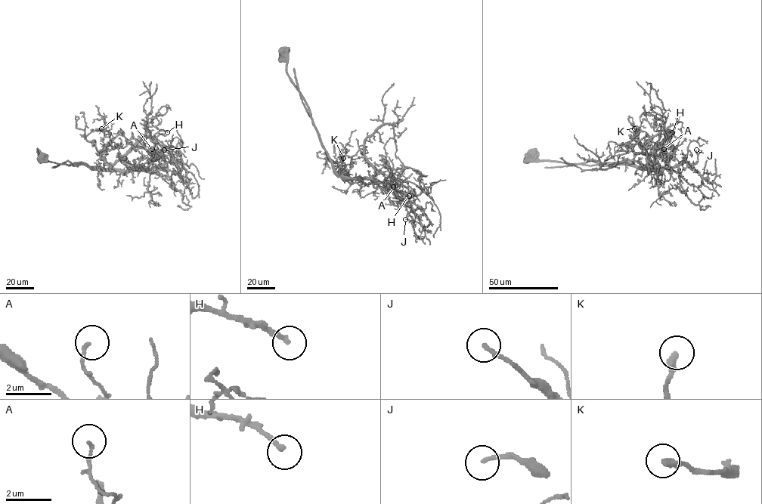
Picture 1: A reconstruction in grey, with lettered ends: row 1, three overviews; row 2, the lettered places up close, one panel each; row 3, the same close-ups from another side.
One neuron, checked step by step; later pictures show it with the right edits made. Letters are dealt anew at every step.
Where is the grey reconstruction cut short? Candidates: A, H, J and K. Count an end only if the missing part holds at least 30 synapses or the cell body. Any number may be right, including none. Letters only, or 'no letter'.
no letter

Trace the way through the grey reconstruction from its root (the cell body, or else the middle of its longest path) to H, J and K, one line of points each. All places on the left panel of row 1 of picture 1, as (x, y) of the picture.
H: (42, 159), (40, 159), (67, 165), (109, 168), (146, 137), (152, 137), (160, 130), (167, 132)
J: (42, 159), (40, 159), (67, 165), (85, 164), (95, 169), (144, 170), (166, 162), (173, 164), (164, 149)
K: (42, 159), (40, 159), (67, 165), (102, 168), (104, 159), (86, 139), (91, 132), (101, 128)

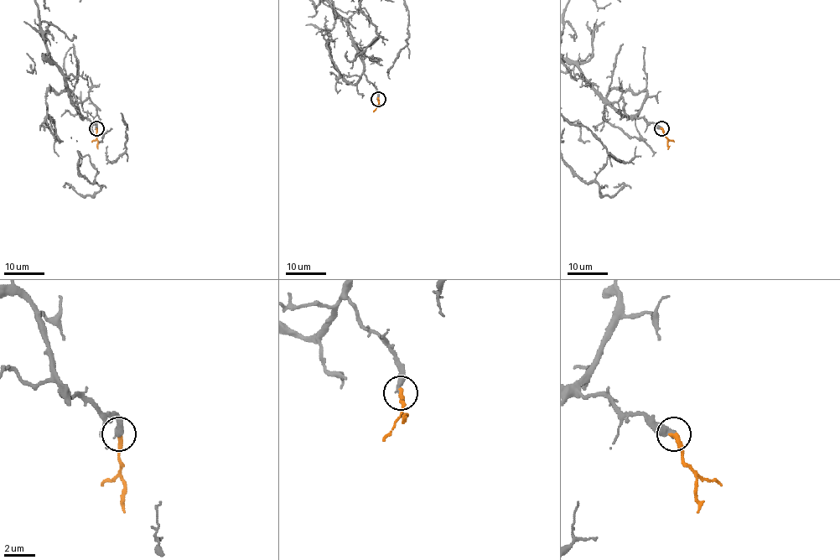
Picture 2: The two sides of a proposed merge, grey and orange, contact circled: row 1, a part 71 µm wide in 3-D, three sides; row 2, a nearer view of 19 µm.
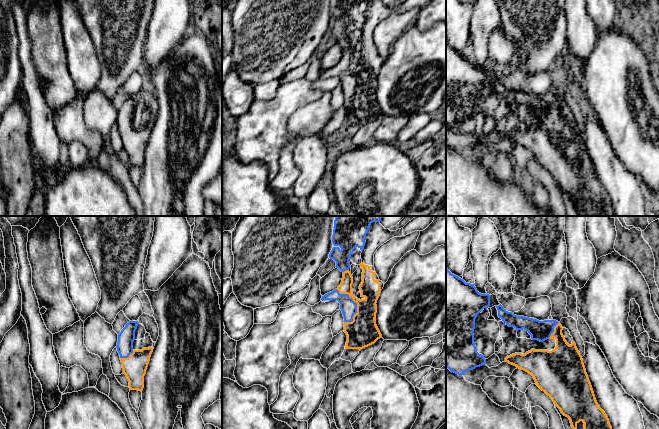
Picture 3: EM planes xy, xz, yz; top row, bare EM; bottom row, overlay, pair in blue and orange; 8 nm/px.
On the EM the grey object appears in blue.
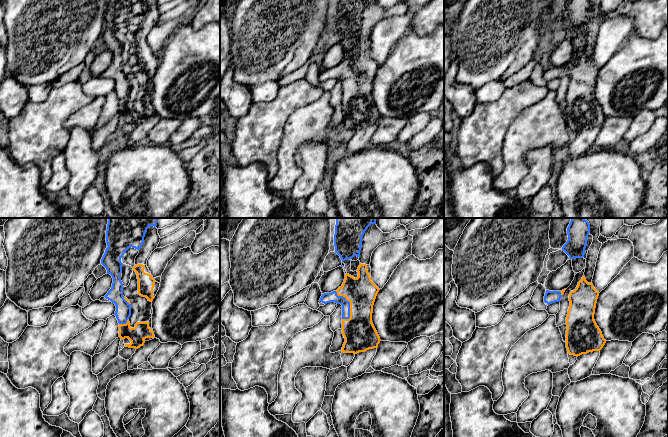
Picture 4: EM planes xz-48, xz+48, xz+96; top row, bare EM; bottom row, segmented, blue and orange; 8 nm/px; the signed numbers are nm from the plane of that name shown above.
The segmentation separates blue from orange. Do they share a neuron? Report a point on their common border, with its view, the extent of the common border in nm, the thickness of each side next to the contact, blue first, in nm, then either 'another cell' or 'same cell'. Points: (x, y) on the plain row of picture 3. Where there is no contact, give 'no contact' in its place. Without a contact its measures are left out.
xz (356, 79) | 300 nm | 130/240 nm | same cell

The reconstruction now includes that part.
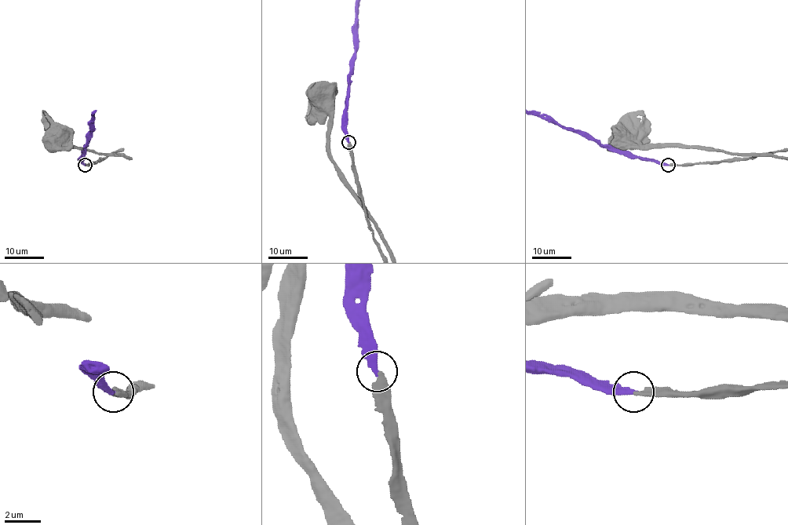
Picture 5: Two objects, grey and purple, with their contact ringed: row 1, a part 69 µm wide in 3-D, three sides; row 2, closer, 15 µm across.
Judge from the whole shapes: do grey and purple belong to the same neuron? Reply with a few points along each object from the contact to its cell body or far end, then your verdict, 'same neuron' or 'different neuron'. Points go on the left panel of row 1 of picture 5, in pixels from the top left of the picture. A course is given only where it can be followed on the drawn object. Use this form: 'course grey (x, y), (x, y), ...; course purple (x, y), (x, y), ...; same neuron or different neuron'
same neuron

